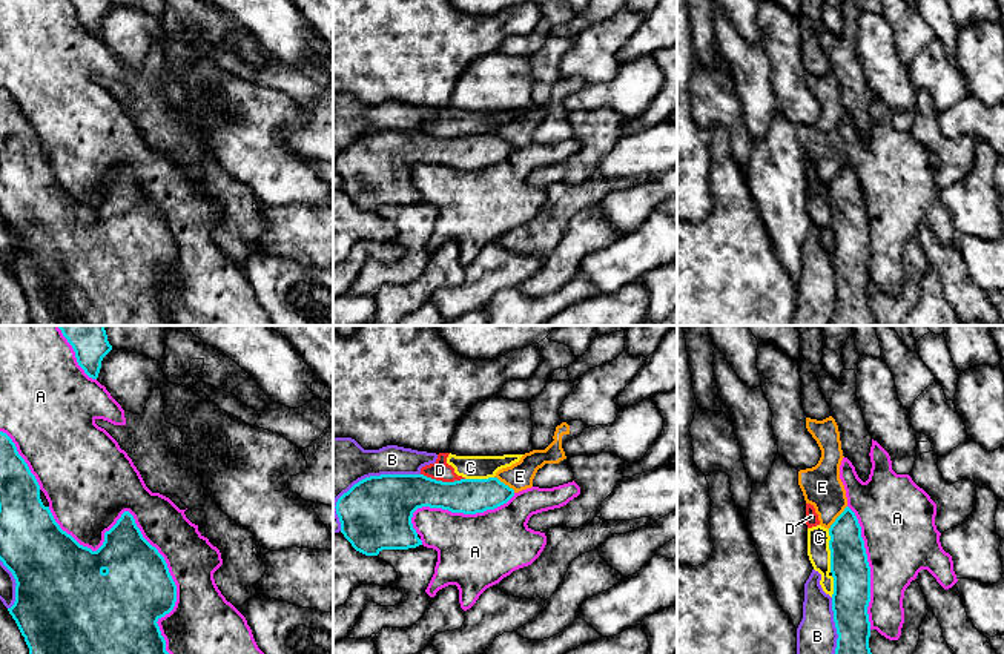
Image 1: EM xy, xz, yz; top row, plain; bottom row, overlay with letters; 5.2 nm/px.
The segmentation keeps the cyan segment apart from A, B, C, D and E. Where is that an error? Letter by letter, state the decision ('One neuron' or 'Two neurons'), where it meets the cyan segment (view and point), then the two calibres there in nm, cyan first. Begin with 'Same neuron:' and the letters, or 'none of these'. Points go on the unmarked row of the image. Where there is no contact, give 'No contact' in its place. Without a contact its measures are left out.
Same neuron: none of these
A: Two neurons. Touches cyan at xy (146, 197). Thickness 380 nm (cyan) against 260 nm
B: Two neurons. Touches cyan at xz (363, 135). Thickness 380 nm (cyan) against 300 nm
C: Two neurons. Touches cyan at yz (831, 208). Thickness 200 nm (cyan) against 120 nm
D: Two neurons. Touches cyan at xz (441, 137). Thickness 240 nm (cyan) against 100 nm
E: Two neurons. Touches cyan at yz (837, 174). Thickness 190 nm (cyan) against 220 nm

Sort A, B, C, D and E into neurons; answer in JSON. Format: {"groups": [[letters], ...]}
{"groups": [["A"], ["B"], ["C", "D"], ["E"]]}

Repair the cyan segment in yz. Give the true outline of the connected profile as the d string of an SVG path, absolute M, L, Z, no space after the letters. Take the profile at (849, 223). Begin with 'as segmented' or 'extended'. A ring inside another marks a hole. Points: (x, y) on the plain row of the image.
as segmented; M846 163L829 184L837 304L829 325L877 325L869 304L870 223L855 169Z

